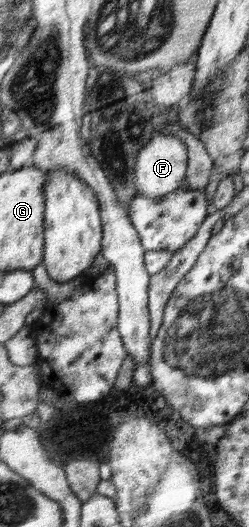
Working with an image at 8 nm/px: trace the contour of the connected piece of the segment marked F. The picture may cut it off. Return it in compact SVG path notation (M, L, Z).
M155 133L151 139L139 149L135 159L135 186L137 193L153 198L161 198L170 194L179 186L183 186L187 171L188 153L185 142L173 135Z

